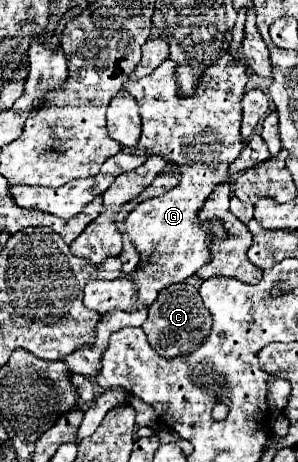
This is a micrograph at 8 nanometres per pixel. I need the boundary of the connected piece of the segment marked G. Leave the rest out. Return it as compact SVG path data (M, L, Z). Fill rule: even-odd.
M222 55L220 63L208 67L200 87L194 93L194 101L190 101L190 99L178 99L178 85L174 81L174 67L176 67L176 63L166 59L148 77L124 83L124 89L130 95L134 95L134 99L138 101L138 107L140 107L142 135L140 135L140 141L136 145L138 151L142 147L148 151L148 155L168 157L172 163L180 165L182 179L180 179L178 187L170 189L168 193L164 193L158 199L148 199L148 201L136 205L126 215L124 229L140 253L140 263L130 277L118 277L114 281L90 281L84 287L84 305L88 309L98 311L100 315L106 315L110 311L140 311L144 307L150 307L164 287L168 287L172 283L186 281L188 275L194 275L202 265L206 265L212 259L210 245L216 239L226 239L226 229L220 221L214 219L214 221L202 223L202 221L198 221L198 215L200 215L200 209L204 207L208 195L216 189L216 185L220 185L224 179L228 179L230 163L244 149L242 135L240 135L240 123L242 123L240 101L242 101L242 89L248 81L248 73L246 73L246 67L242 61L234 63L230 55Z

